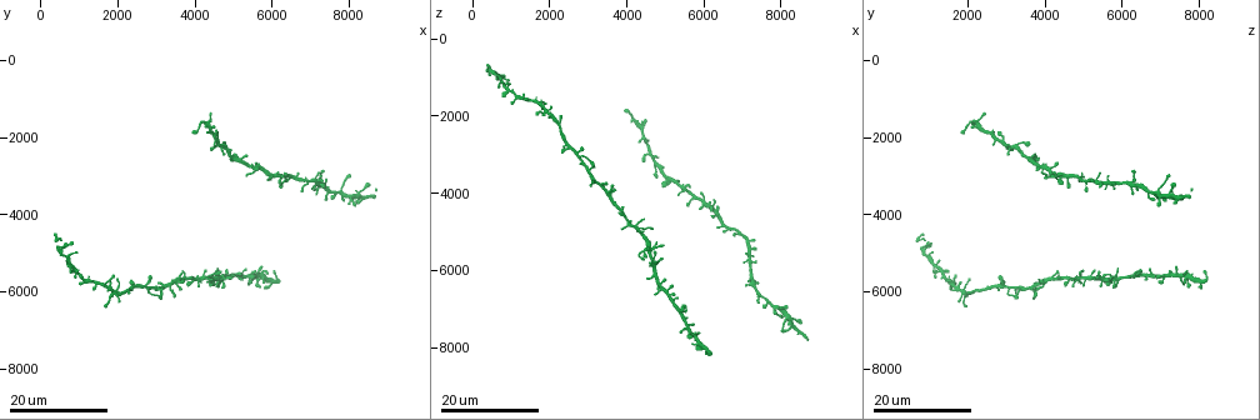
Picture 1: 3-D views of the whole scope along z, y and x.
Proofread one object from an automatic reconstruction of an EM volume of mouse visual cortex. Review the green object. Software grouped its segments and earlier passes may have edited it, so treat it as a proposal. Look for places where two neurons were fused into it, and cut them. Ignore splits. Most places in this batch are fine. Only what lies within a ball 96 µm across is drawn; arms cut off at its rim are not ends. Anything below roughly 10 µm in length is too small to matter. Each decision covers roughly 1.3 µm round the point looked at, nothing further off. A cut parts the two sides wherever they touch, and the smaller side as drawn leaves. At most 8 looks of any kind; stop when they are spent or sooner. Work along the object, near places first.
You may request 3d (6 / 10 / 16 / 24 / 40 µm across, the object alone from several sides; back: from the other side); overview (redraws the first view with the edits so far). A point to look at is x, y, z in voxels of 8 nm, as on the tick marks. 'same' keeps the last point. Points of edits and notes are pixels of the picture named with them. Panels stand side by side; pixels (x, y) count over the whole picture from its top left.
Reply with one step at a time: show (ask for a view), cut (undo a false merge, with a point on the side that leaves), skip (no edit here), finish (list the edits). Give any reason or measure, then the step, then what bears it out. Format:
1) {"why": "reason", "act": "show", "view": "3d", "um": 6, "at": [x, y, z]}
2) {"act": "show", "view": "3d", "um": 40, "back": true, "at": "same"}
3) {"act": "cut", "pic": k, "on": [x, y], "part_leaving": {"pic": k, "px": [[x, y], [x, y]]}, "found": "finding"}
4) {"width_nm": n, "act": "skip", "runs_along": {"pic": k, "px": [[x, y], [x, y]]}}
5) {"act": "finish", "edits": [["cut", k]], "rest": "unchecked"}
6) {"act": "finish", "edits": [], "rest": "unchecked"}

{"act": "show", "view": "3d", "um": 16, "at": [7500, 3350, 6750]}

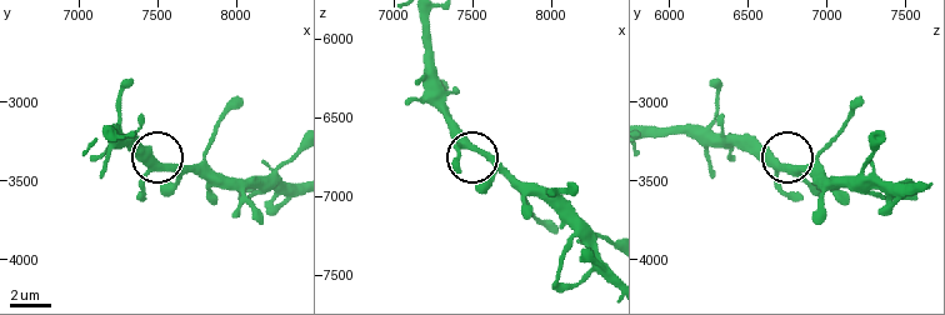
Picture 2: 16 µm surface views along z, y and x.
{"act": "show", "view": "3d", "um": 6, "at": [7500, 3380, 6700]}

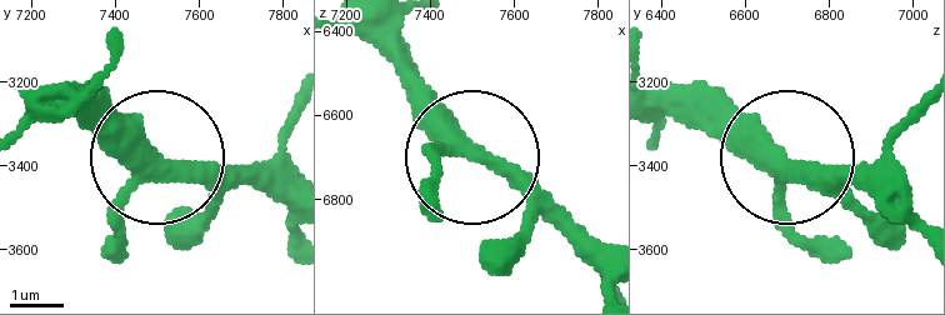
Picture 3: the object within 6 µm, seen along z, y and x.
{"act": "skip", "found": "all the same neuron"}

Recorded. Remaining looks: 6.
{"why": "branch point", "act": "show", "view": "3d", "um": 16, "at": [5650, 5500, 7350]}

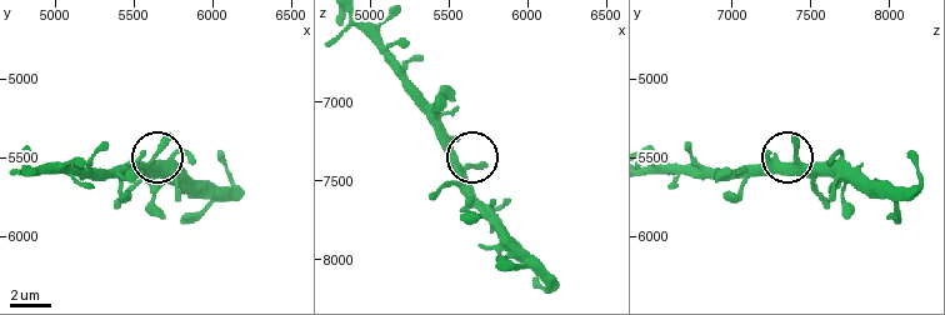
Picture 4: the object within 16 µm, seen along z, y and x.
{"act": "show", "view": "3d", "um": 6, "at": [5620, 5520, 7420]}

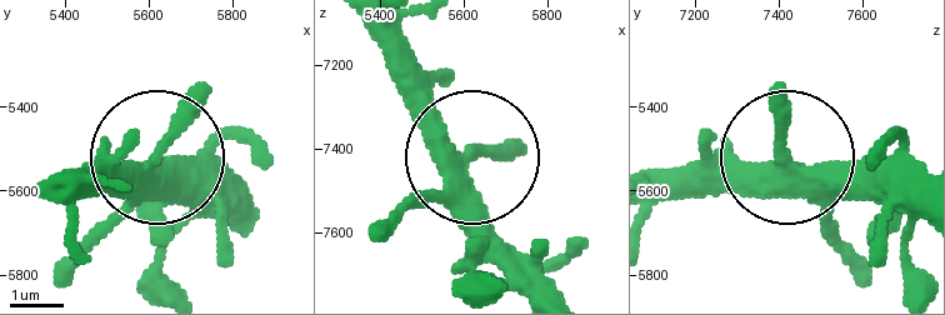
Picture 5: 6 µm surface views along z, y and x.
{"width_nm": 310, "act": "skip", "runs_along": {"pic": 5, "px": [[784, 153], [676, 180]]}, "found": "all the same neuron"}

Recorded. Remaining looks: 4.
{"act": "show", "view": "3d", "um": 24, "at": [4500, 2100, 2800]}

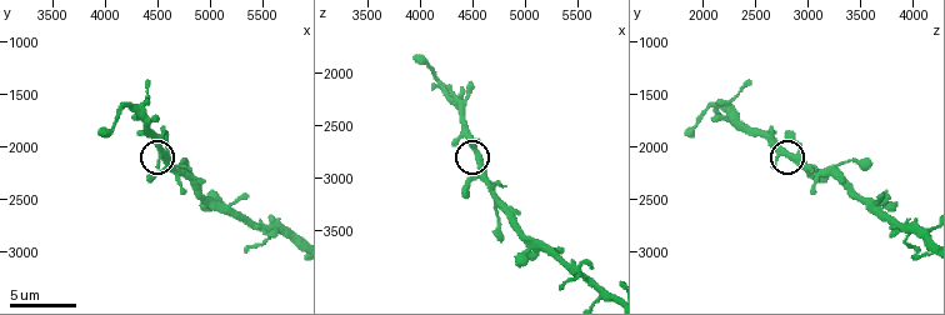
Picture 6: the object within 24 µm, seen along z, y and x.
{"act": "show", "view": "3d", "um": 6, "at": [4540, 2040, 2780]}

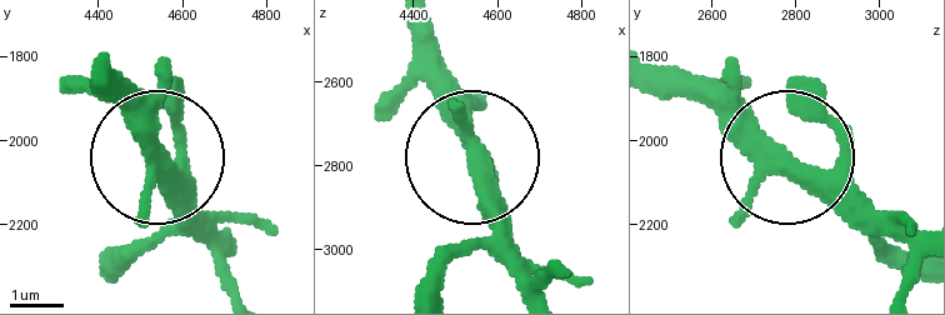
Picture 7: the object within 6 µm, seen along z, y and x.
{"act": "skip", "runs_along": {"pic": 7, "px": [[914, 239], [820, 190], [690, 74]]}, "found": "one neuron here"}

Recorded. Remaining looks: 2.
{"why": "thin neck", "act": "show", "view": "3d", "um": 10, "at": [4980, 2520, 3500]}

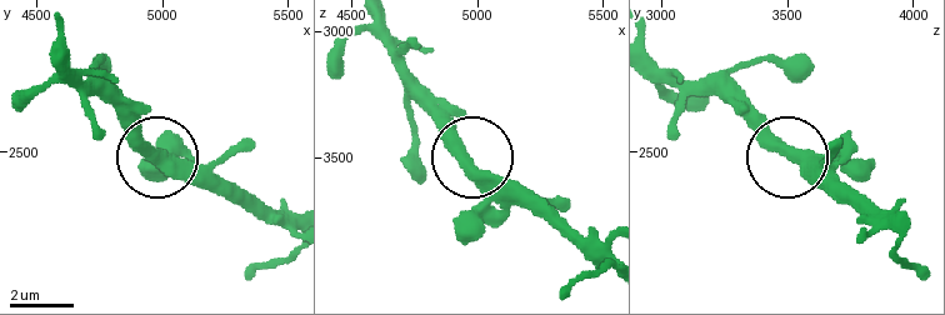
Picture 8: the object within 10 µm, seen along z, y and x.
{"act": "show", "view": "3d", "um": 10, "back": true, "at": [4960, 2500, 3520]}

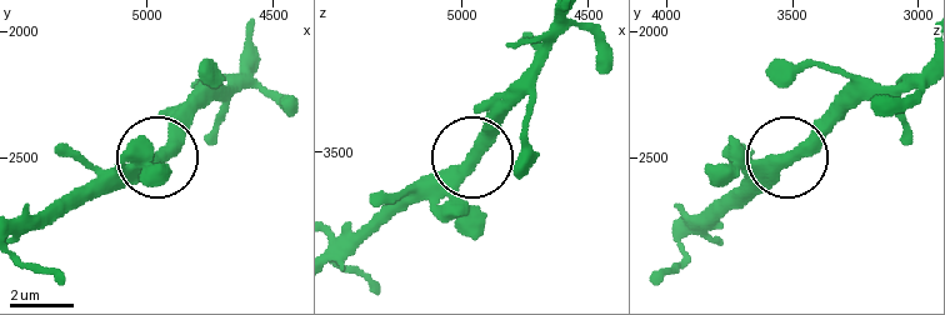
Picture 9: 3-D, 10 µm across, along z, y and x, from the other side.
{"act": "skip", "runs_along": {"pic": 9, "px": [[680, 230], [776, 165], [846, 95]]}, "found": "one neuron here"}

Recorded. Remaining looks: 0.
{"act": "finish", "edits": [], "rest": "unchecked"}

